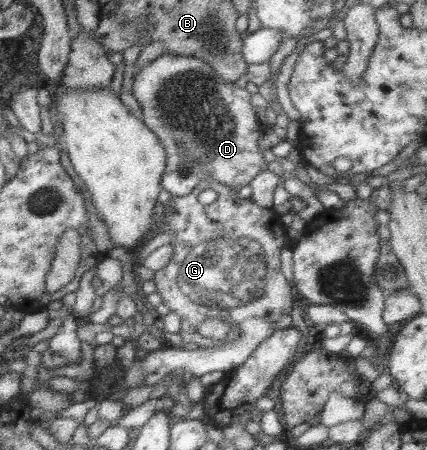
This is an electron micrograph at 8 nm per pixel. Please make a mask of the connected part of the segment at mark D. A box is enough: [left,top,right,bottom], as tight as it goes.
[132,53,267,197]

